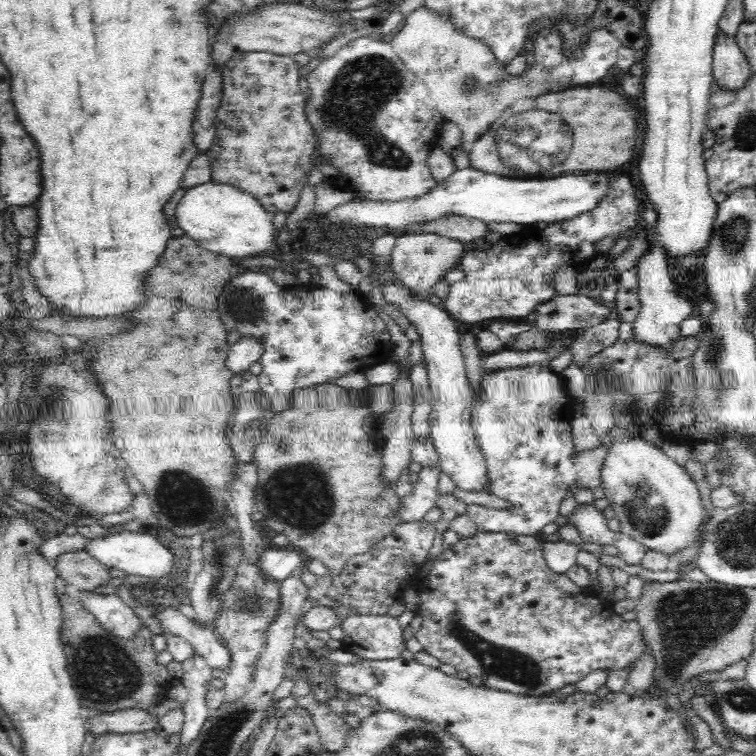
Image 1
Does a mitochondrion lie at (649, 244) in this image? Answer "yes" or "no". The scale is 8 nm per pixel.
no

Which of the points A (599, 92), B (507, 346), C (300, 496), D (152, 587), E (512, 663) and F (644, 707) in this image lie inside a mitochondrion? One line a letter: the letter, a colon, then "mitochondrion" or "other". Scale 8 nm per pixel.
A: other
B: other
C: mitochondrion
D: other
E: mitochondrion
F: other

